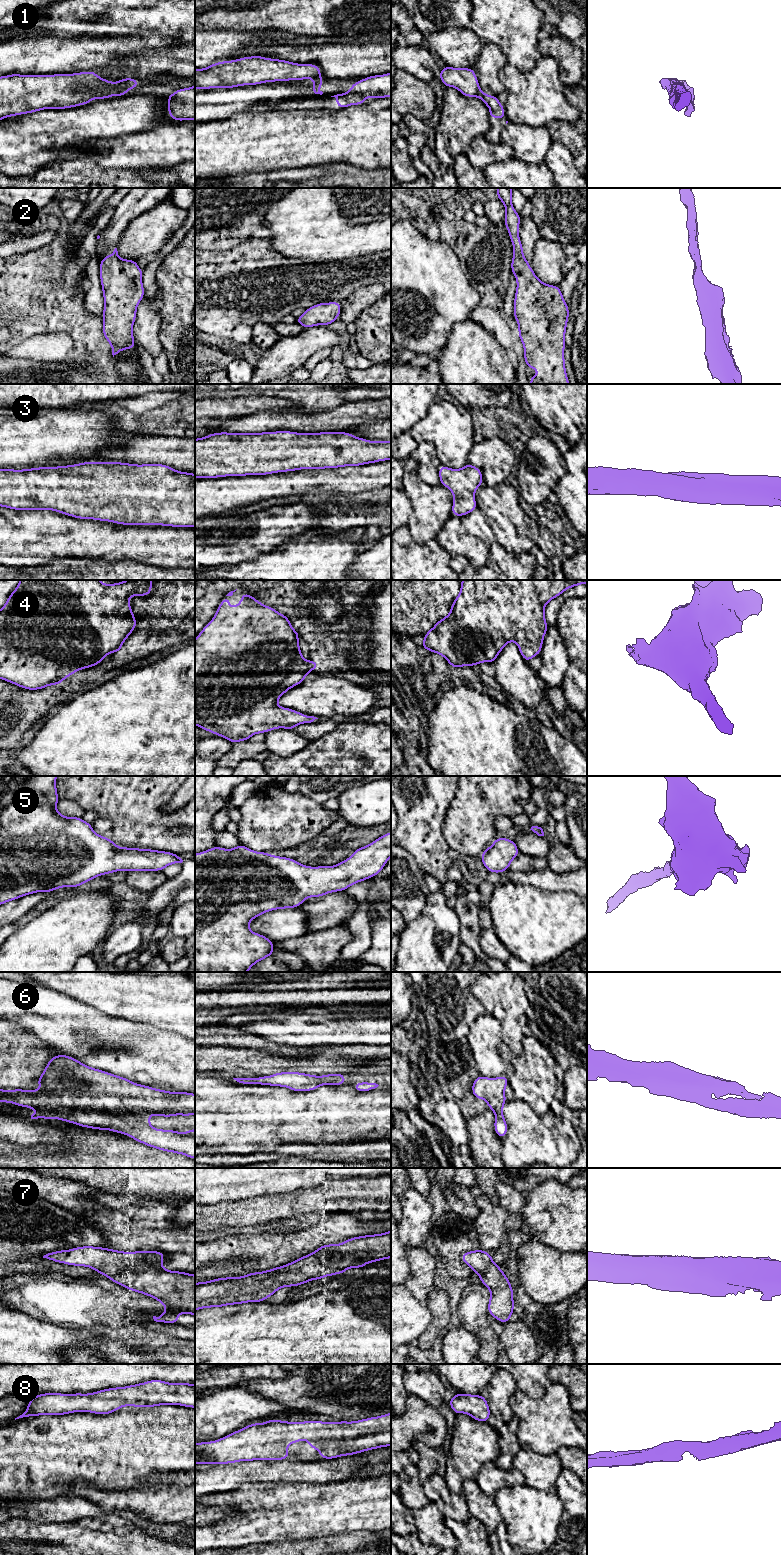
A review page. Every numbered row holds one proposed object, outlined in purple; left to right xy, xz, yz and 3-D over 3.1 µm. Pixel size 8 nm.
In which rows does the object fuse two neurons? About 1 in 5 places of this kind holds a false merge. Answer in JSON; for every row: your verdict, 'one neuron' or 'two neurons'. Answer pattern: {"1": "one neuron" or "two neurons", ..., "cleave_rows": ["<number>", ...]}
{"1": "two neurons", "2": "one neuron", "3": "one neuron", "4": "one neuron", "5": "one neuron", "6": "one neuron", "7": "one neuron", "8": "one neuron", "cleave_rows": ["1"]}

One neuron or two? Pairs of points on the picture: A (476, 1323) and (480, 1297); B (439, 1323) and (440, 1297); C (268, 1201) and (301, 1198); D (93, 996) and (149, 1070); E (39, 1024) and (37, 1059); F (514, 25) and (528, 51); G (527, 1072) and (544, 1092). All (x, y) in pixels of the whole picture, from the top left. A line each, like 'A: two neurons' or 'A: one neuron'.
A: one neuron
B: one neuron
C: one neuron
D: two neurons
E: two neurons
F: one neuron
G: one neuron

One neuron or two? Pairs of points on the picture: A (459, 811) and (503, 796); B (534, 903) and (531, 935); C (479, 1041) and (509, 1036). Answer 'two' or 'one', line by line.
A: one
B: one
C: two

